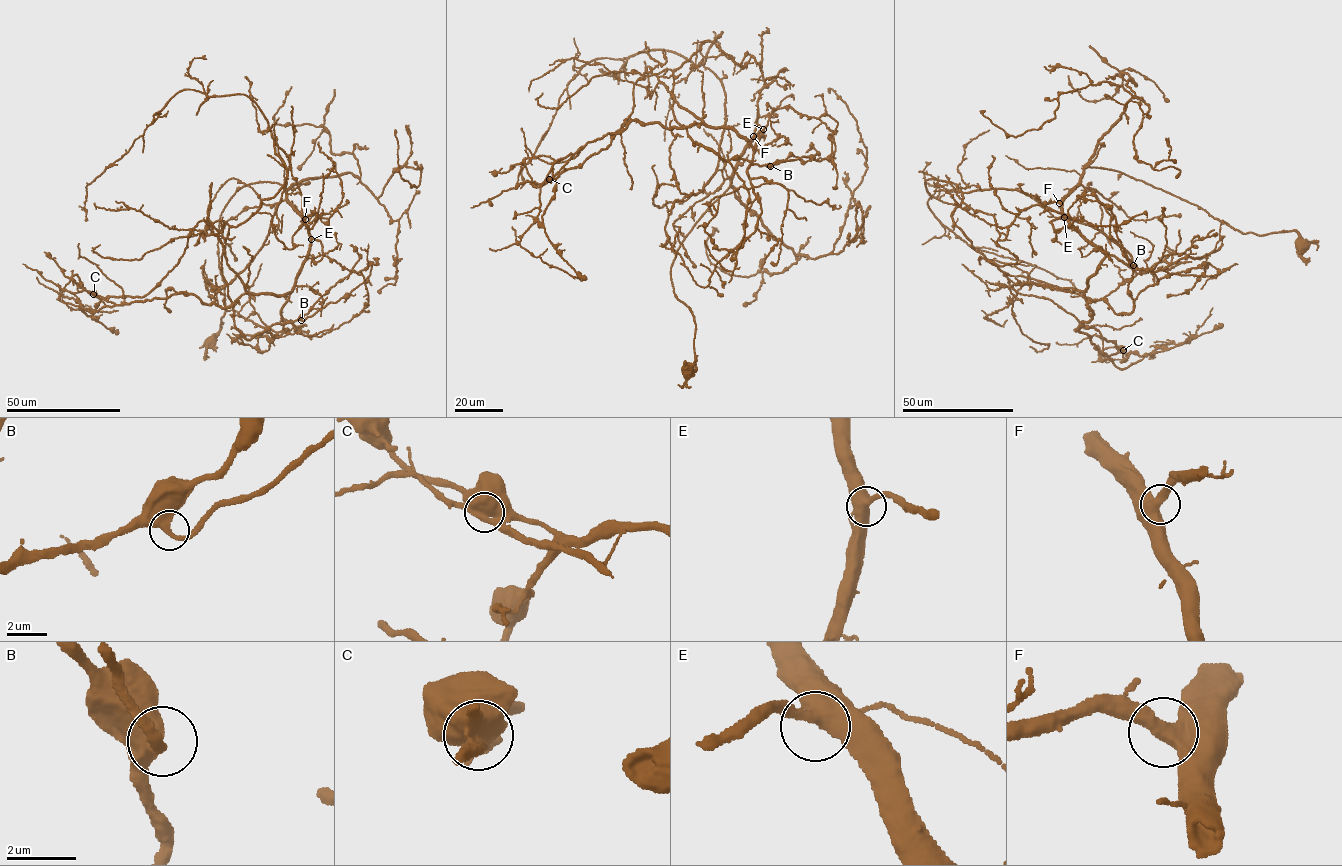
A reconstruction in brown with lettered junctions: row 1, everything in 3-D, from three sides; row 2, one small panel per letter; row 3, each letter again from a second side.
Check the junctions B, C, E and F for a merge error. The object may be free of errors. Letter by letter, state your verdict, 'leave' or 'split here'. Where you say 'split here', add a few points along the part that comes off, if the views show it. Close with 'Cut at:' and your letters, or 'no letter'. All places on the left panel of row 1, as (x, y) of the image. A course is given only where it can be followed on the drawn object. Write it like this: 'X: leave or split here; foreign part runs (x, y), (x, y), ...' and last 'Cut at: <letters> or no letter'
B: leave
C: split here; foreign part runs (94, 295), (147, 295), (200, 221), (243, 223), (287, 173), (247, 96), (182, 90), (79, 206)
E: leave
F: leave
Cut at: C

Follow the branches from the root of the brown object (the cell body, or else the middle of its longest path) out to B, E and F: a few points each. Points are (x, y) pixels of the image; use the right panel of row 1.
B: (1302, 248), (1295, 231), (1242, 233), (1085, 168), (1062, 213), (1151, 270), (1134, 299), (1133, 265)
E: (1302, 248), (1295, 231), (1242, 233), (1197, 205), (1101, 167), (1083, 169), (1080, 185), (1063, 201), (1064, 217)
F: (1302, 248), (1295, 231), (1242, 233), (1197, 205), (1101, 167), (1083, 169), (1080, 185), (1059, 203)

